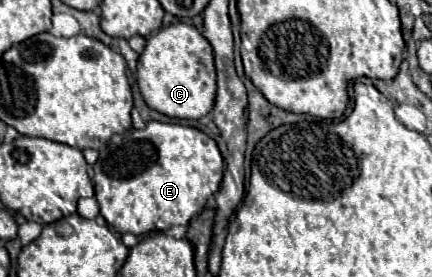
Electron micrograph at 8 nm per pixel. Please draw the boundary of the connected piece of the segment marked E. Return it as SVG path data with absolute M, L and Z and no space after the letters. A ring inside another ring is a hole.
M147 122L143 130L127 130L121 136L111 138L93 164L95 198L101 208L101 216L119 234L131 232L143 236L153 231L167 230L175 225L187 226L191 218L203 210L207 198L219 190L223 178L223 156L213 138L205 132L181 124Z

